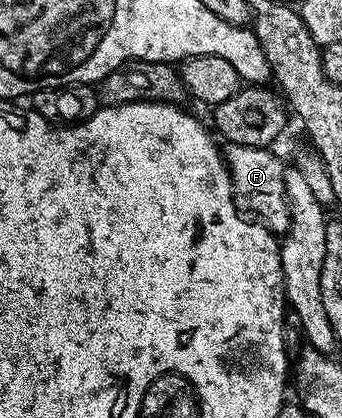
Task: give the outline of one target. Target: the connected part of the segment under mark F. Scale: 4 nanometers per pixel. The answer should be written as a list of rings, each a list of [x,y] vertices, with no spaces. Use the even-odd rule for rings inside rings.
[[[225,143],[222,155],[232,179],[232,195],[235,196],[237,205],[271,232],[277,234],[287,232],[290,224],[290,206],[284,181],[286,164],[283,164],[272,150],[254,146]]]

